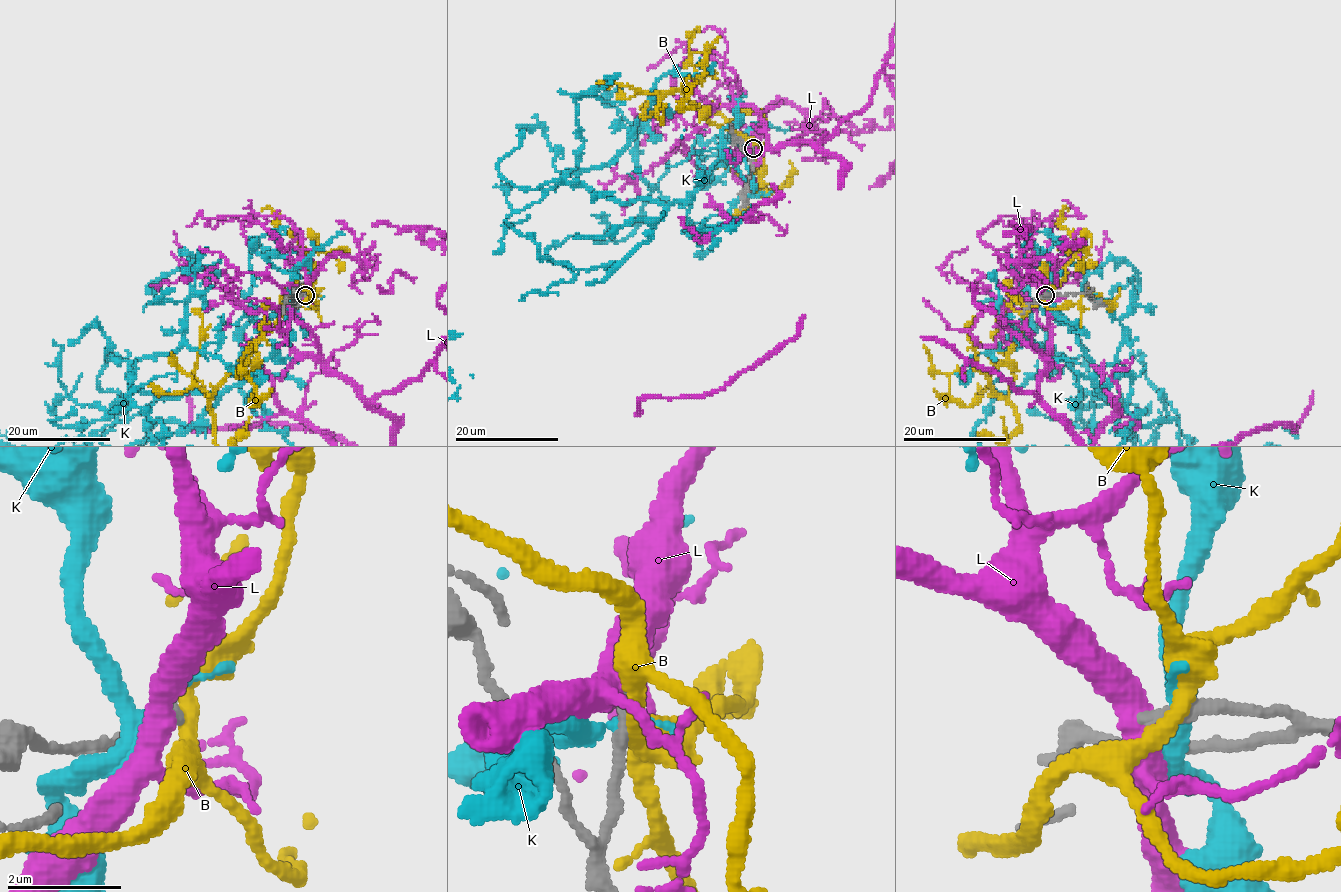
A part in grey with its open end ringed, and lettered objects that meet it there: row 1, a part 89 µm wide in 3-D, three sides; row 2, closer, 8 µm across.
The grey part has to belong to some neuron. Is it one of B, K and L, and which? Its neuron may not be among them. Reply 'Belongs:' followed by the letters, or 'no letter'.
Belongs: no letter

